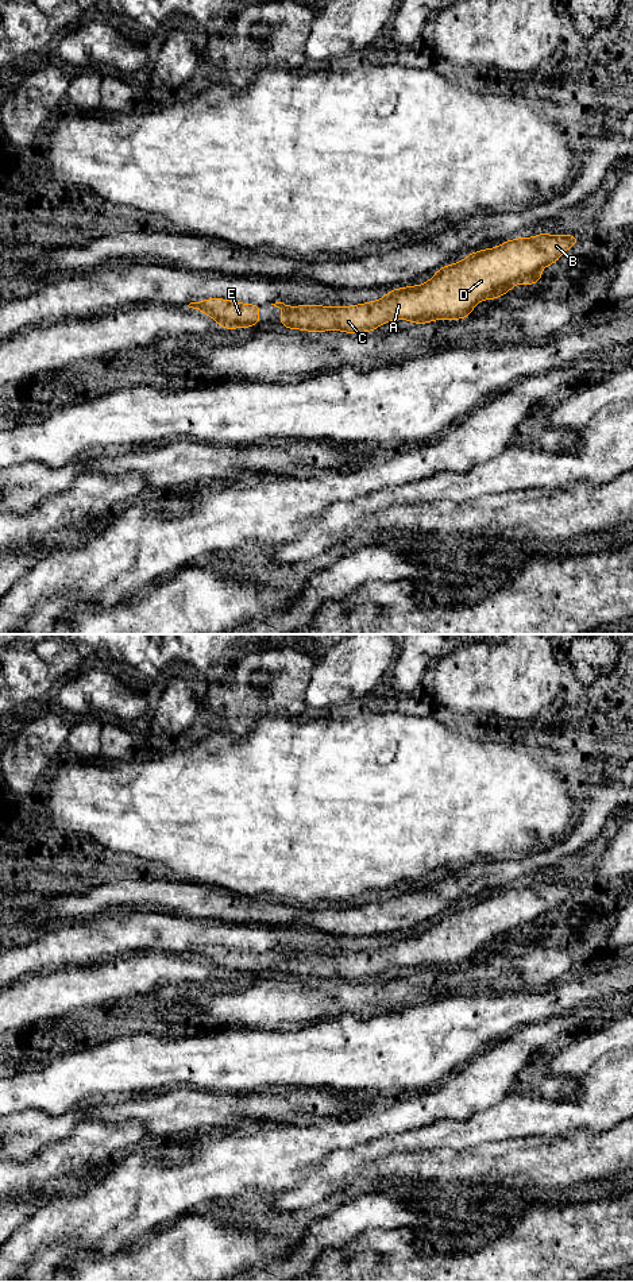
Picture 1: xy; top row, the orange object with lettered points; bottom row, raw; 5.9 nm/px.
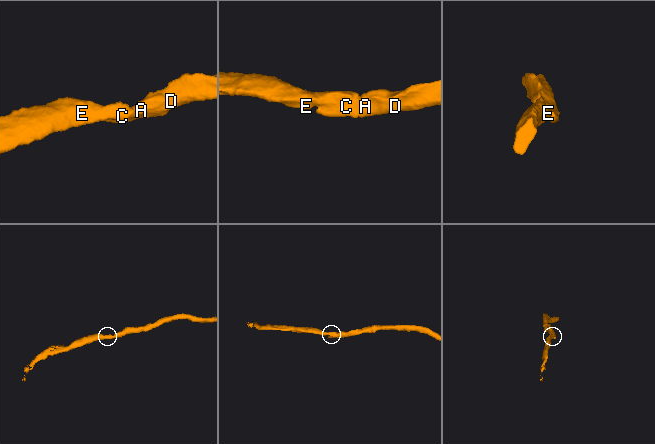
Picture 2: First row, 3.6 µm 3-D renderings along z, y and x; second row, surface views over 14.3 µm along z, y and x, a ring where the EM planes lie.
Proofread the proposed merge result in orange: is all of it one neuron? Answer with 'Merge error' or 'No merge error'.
No merge error

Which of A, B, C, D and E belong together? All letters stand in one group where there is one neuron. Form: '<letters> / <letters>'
A B C D E

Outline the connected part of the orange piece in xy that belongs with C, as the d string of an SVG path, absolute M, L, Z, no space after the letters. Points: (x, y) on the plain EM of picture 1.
M541 879L534 885L510 887L497 895L468 901L453 912L445 912L422 932L393 937L381 947L350 954L324 954L300 951L297 955L283 950L271 951L283 962L277 965L282 976L306 980L341 978L343 981L374 980L378 974L397 968L428 972L435 968L463 968L471 964L475 953L483 947L498 947L510 941L517 931L534 932L544 924L541 918L553 914L557 905L579 891L576 883L548 883Z

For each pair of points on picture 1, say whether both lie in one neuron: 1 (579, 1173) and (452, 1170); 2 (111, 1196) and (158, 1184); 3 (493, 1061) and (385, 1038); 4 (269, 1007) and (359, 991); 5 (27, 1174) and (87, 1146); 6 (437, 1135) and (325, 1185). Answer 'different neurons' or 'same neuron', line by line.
1: same neuron
2: same neuron
3: different neurons
4: same neuron
5: same neuron
6: same neuron

